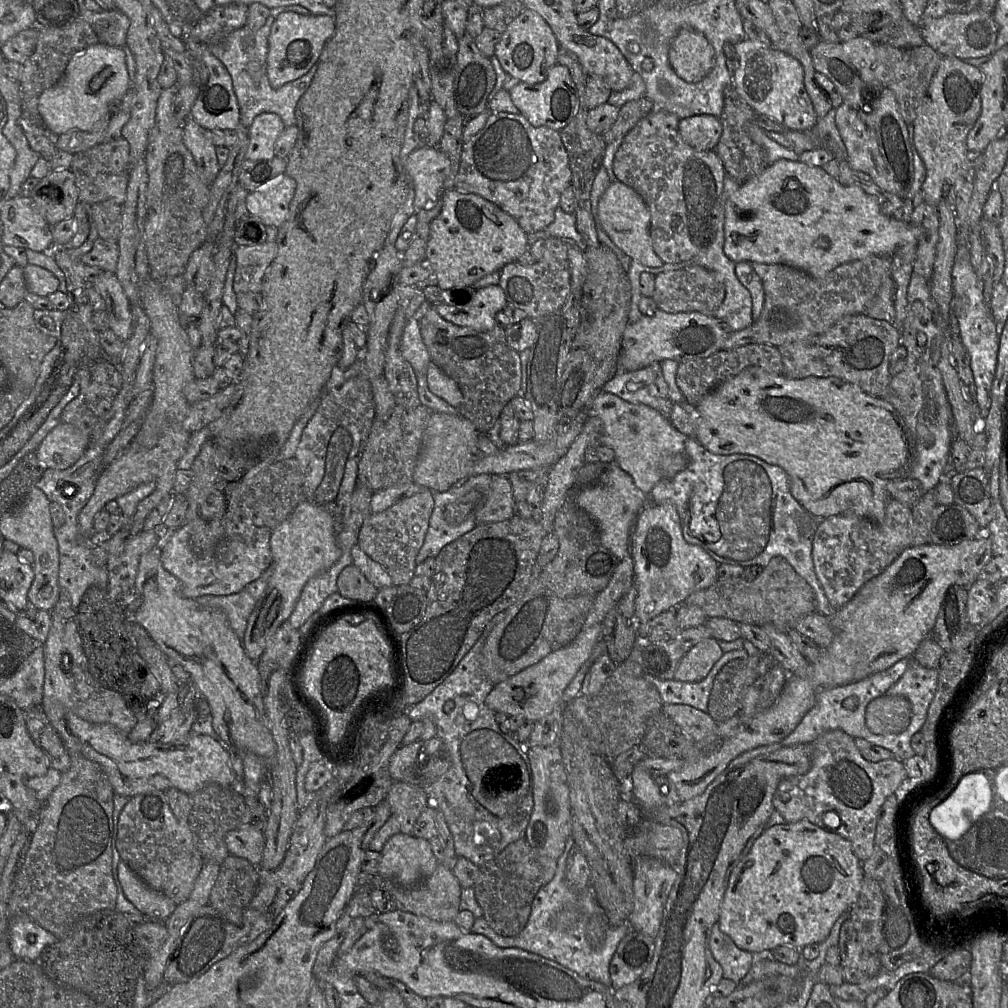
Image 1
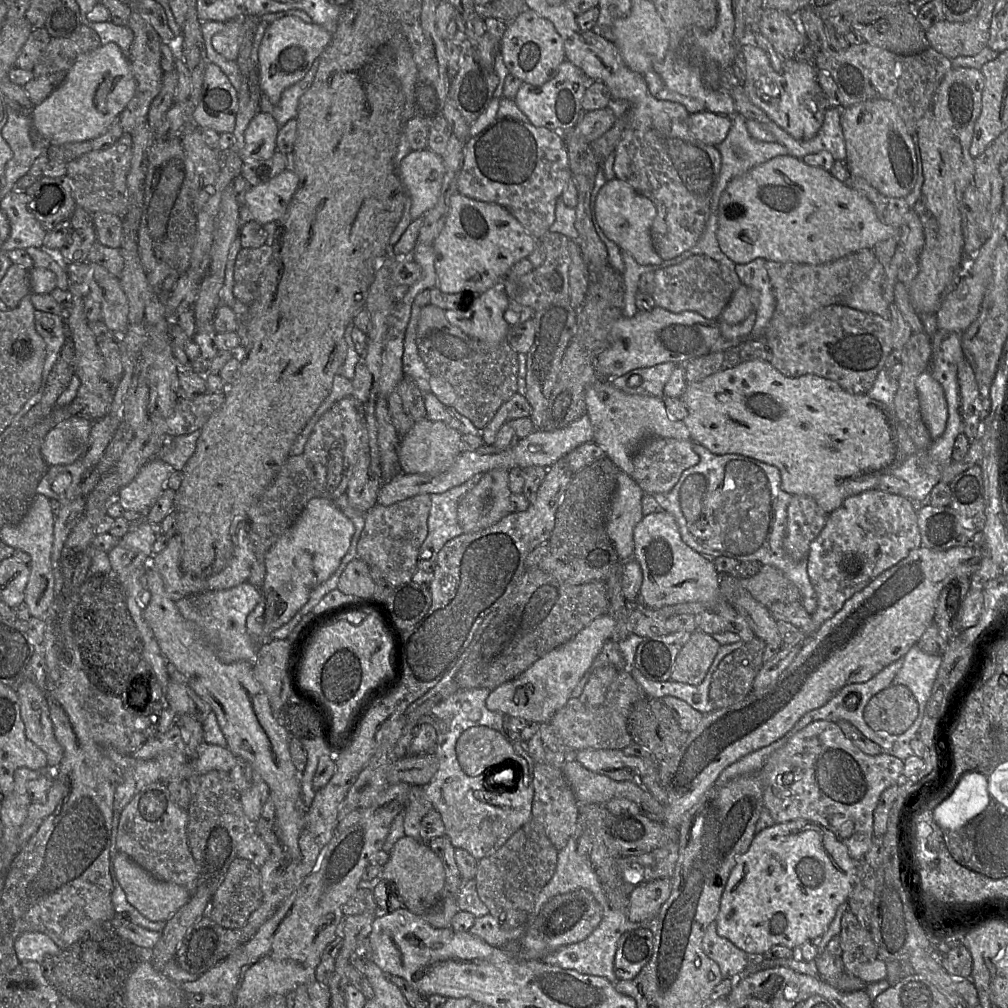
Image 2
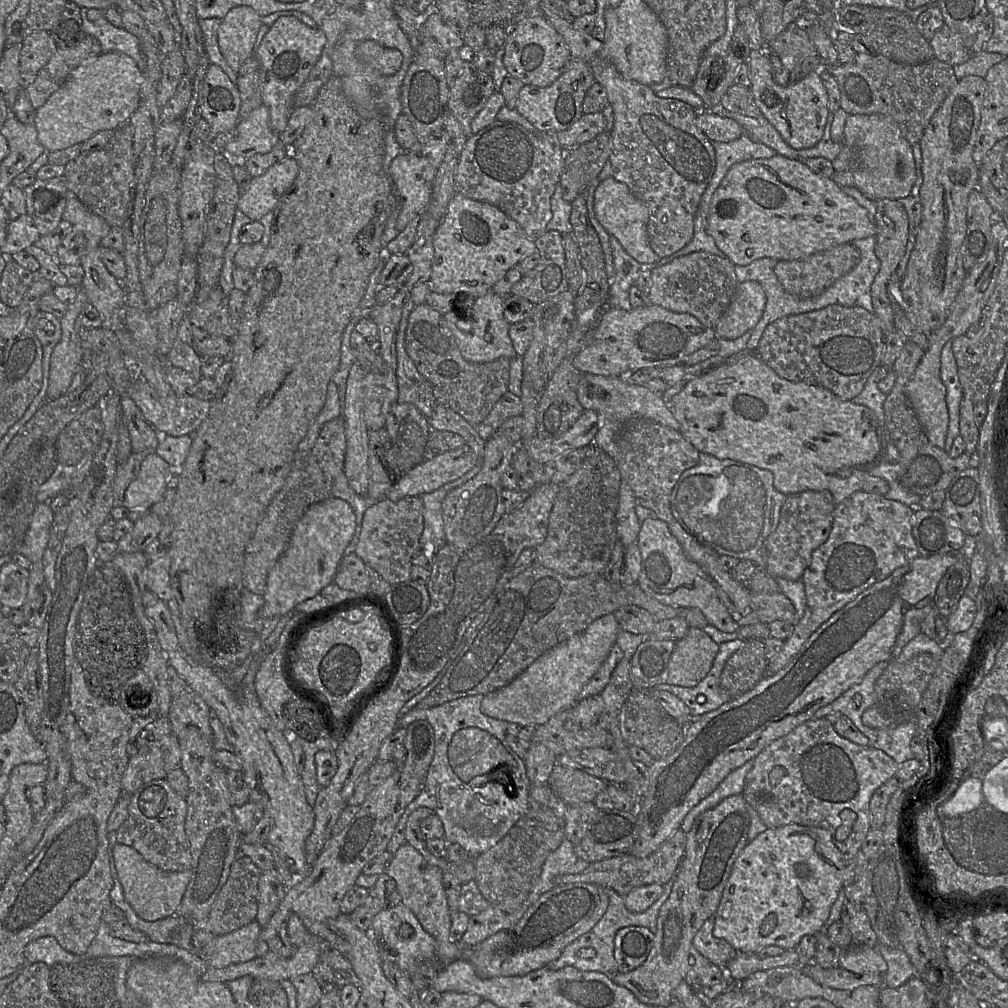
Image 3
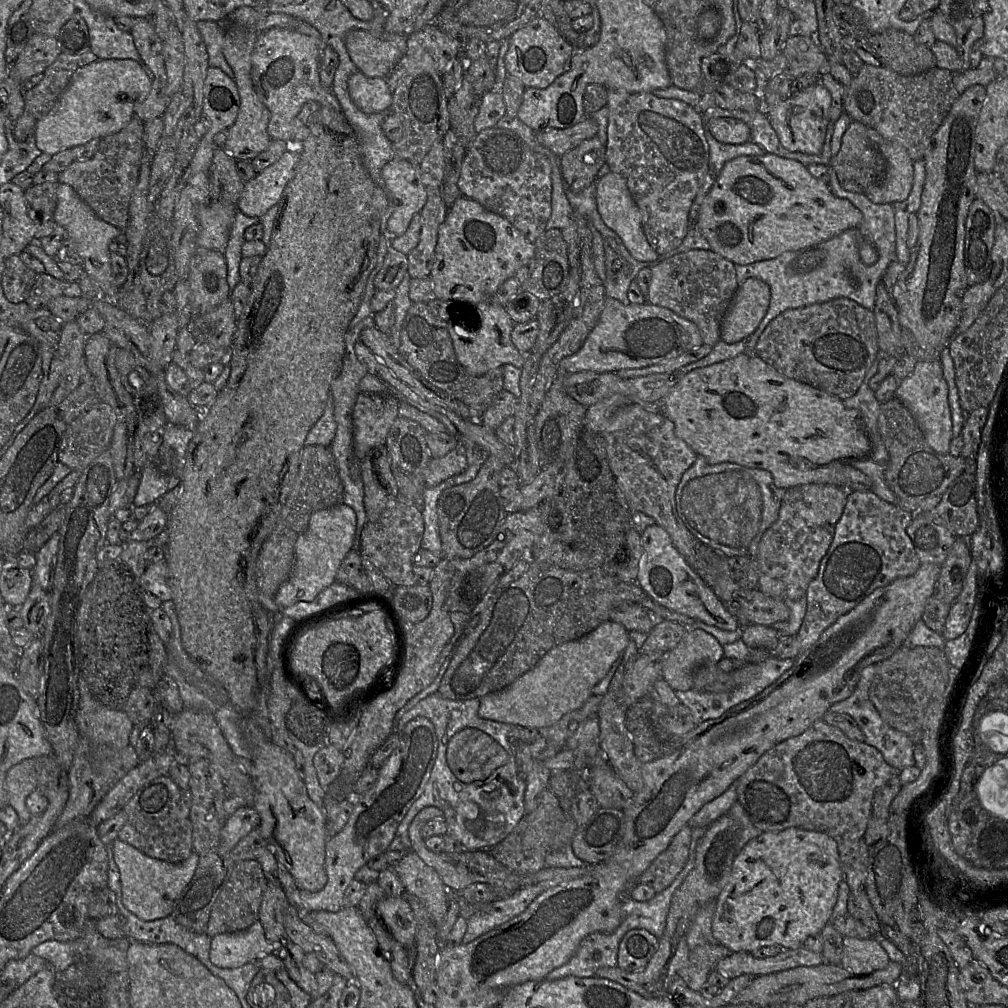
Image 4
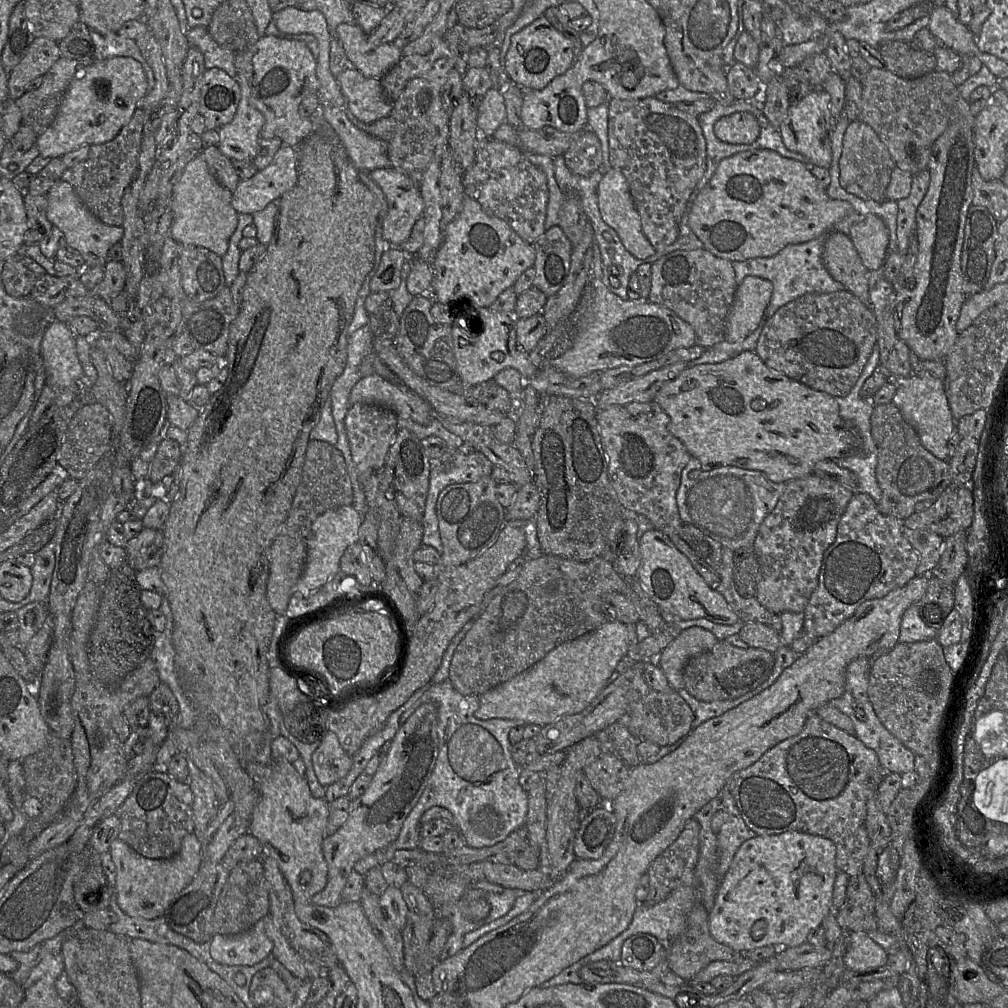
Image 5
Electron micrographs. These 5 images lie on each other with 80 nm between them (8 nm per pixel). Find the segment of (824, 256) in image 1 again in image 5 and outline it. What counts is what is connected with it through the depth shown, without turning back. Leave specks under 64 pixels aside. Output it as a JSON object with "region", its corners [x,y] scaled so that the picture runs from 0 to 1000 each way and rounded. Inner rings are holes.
{"region":[[[750,146],[715,159],[705,179],[689,196],[684,211],[683,223],[697,241],[698,247],[713,256],[727,260],[739,259],[753,255],[765,255],[770,253],[781,243],[799,241],[810,237],[816,232],[822,232],[822,229],[829,221],[833,220],[845,210],[846,205],[842,200],[833,197],[825,197],[820,193],[819,187],[816,187],[812,182],[811,178],[805,173],[804,165],[801,165],[789,158],[779,157],[767,149]]]}

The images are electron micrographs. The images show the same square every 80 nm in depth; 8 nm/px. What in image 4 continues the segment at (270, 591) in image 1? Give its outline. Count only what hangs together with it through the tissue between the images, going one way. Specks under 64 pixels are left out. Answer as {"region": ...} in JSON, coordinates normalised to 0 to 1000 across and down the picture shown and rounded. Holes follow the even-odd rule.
{"region":[[[340,498],[310,509],[305,525],[295,533],[289,569],[273,589],[272,594],[278,604],[298,596],[310,596],[333,576],[335,563],[350,543],[353,520],[352,507]]]}

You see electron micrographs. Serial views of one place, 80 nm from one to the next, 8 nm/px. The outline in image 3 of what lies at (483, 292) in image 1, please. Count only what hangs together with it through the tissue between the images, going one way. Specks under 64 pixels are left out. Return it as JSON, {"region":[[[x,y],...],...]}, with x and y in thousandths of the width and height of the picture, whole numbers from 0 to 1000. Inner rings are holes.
{"region":[[[489,289],[471,297],[464,307],[458,305],[445,309],[440,313],[444,324],[447,326],[457,352],[461,357],[468,360],[484,360],[494,355],[505,356],[513,354],[505,332],[506,320],[500,313],[501,296],[496,295]]]}

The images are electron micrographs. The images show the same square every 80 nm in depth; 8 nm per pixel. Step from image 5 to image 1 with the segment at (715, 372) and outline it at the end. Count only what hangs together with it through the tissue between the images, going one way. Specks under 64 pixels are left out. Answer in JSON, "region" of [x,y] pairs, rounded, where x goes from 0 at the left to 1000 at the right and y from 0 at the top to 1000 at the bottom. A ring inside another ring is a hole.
{"region":[[[744,363],[732,372],[720,377],[701,391],[690,402],[693,409],[689,436],[698,444],[712,451],[738,450],[749,452],[758,458],[775,463],[783,473],[784,489],[791,498],[807,513],[816,516],[823,512],[834,510],[847,510],[869,518],[876,516],[878,505],[883,494],[880,481],[885,476],[895,476],[903,472],[904,465],[899,465],[901,446],[895,431],[895,424],[900,424],[891,409],[880,397],[864,393],[850,383],[830,374],[809,374],[798,376],[784,376],[778,372],[769,372],[760,369],[754,364]]]}

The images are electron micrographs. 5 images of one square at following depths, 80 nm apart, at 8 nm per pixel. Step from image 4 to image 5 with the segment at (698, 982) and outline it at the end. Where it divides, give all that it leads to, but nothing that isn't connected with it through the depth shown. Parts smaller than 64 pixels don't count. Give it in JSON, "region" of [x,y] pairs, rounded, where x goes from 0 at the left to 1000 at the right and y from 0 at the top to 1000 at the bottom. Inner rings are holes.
{"region":[[[695,896],[689,897],[684,905],[680,923],[662,939],[662,954],[665,963],[685,975],[689,967],[708,953],[733,953],[738,946],[711,935],[703,924],[703,905]]]}

